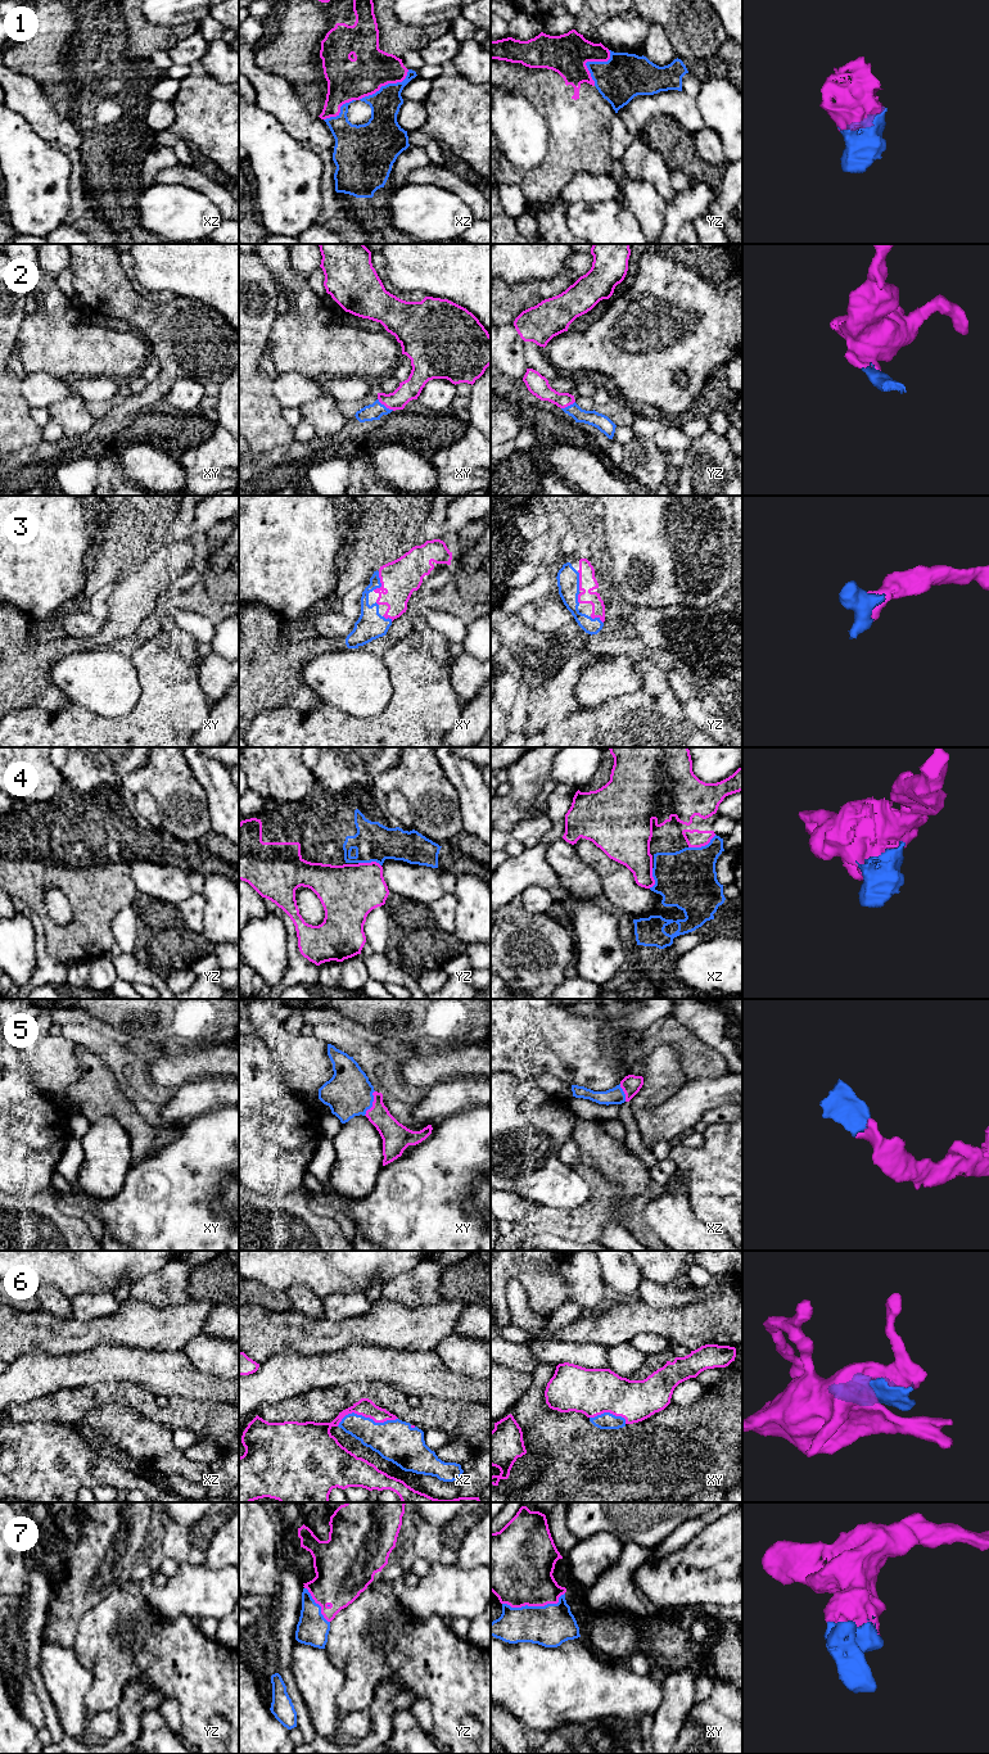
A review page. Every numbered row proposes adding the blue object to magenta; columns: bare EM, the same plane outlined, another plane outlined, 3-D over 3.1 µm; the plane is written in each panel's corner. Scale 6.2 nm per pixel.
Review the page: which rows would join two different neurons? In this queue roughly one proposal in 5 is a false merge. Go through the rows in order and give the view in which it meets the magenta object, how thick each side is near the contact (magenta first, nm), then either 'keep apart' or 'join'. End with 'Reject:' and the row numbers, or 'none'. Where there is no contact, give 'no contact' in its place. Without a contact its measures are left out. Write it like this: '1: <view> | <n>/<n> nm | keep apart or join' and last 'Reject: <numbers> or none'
1: xz | 260/190 nm | join
2: xy | 130/100 nm | join
3: xy | 240/150 nm | join
4: xz | 110/360 nm | keep apart
5: xy | 170/300 nm | join
6: xz | 110/260 nm | join
7: xy | 420/260 nm | join
Reject: 4

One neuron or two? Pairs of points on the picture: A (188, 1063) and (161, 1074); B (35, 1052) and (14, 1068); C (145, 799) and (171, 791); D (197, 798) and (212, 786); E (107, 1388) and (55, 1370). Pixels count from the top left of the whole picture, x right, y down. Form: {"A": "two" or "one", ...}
{"A": "one", "B": "two", "C": "two", "D": "two", "E": "two"}

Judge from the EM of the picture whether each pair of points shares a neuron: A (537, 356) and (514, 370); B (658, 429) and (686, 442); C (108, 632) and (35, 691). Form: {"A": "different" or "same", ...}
{"A": "different", "B": "same", "C": "same"}

